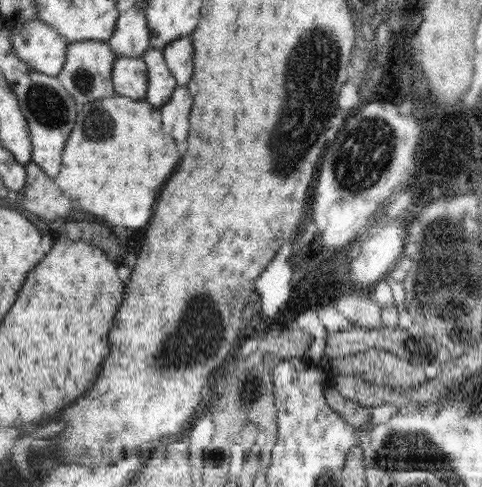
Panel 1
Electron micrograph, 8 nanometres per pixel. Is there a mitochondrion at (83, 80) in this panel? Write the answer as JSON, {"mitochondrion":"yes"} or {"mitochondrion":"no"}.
{"mitochondrion":"yes"}

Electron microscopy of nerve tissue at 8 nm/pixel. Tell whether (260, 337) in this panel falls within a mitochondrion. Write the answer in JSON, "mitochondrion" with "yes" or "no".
{"mitochondrion":"no"}

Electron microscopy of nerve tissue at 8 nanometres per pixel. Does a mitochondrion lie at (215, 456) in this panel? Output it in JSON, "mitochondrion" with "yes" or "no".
{"mitochondrion":"no"}

